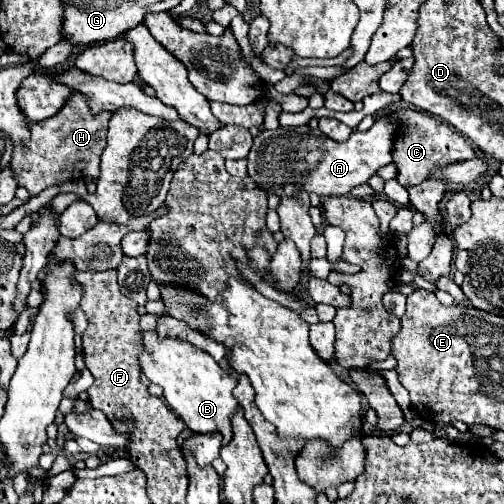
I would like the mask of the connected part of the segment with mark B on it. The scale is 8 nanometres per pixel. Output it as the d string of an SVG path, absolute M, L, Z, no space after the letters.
M140 331L144 339L144 353L140 355L142 373L164 389L164 399L170 409L194 433L220 433L222 445L232 439L232 415L238 411L238 401L232 395L236 377L226 373L208 353L192 349L190 343L178 339L160 339L156 331Z

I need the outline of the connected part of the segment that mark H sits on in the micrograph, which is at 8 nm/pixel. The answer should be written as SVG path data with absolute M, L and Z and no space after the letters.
M82 93L72 95L66 105L50 119L40 123L30 123L30 143L26 147L14 147L10 169L18 187L28 189L30 195L78 179L98 179L100 175L100 155L106 145L106 129L112 113L92 115L88 109L88 97Z

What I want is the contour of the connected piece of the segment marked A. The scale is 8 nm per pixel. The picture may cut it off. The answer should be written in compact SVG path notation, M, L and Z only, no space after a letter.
M382 117L376 119L368 131L354 131L348 141L342 143L324 137L320 129L312 129L310 125L262 131L254 137L252 149L246 157L248 177L258 189L278 197L296 197L296 193L316 193L320 197L348 195L354 187L364 185L380 167L392 163L390 151L394 133L396 127Z

